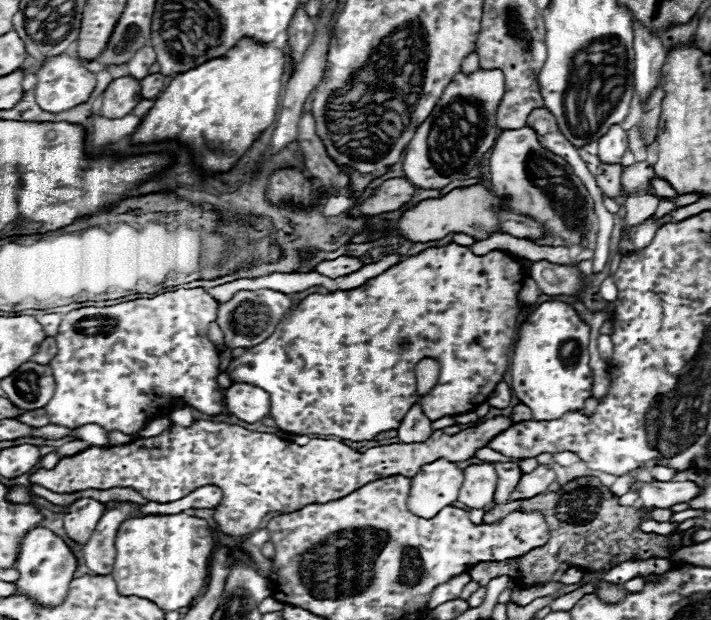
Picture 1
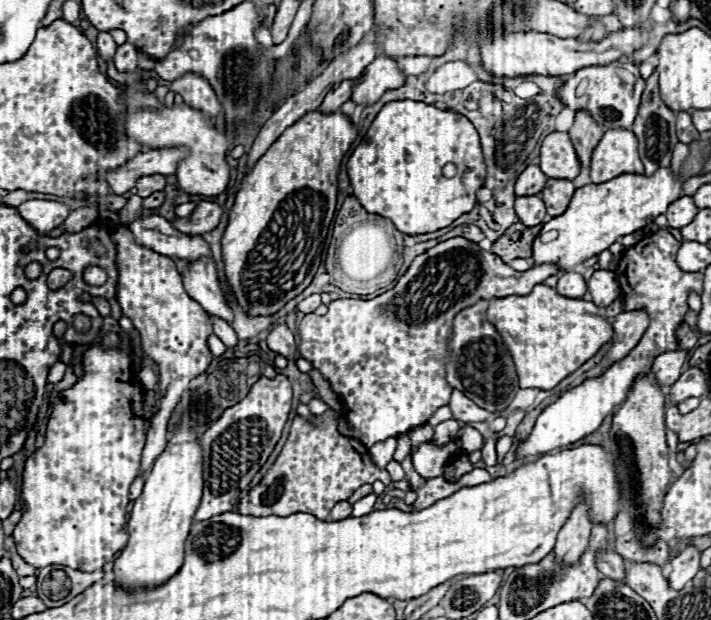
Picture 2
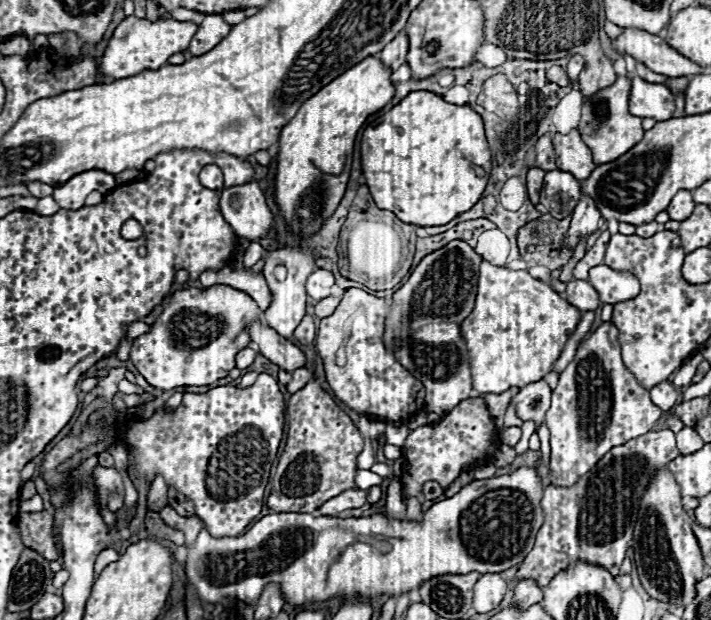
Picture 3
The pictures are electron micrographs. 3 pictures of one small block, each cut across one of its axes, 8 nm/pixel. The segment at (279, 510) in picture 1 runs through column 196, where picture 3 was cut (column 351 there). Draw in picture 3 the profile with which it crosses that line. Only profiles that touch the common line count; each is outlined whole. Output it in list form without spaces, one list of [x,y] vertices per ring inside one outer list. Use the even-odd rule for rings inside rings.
[[[312,378],[302,390],[292,394],[286,412],[288,438],[278,460],[268,506],[274,512],[314,512],[318,506],[322,506],[322,502],[338,496],[342,490],[356,486],[356,458],[362,452],[364,438],[360,436],[350,416],[346,416],[336,406],[332,396],[320,388],[316,378]]]

